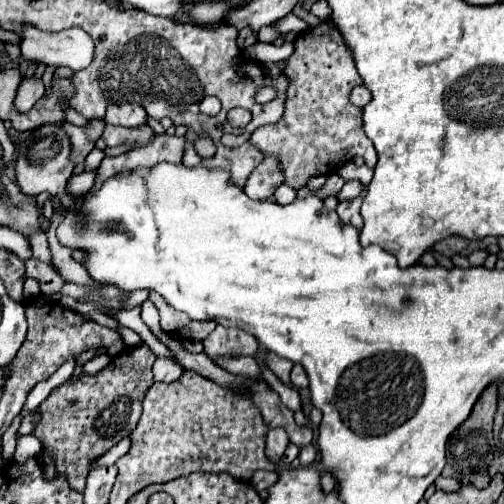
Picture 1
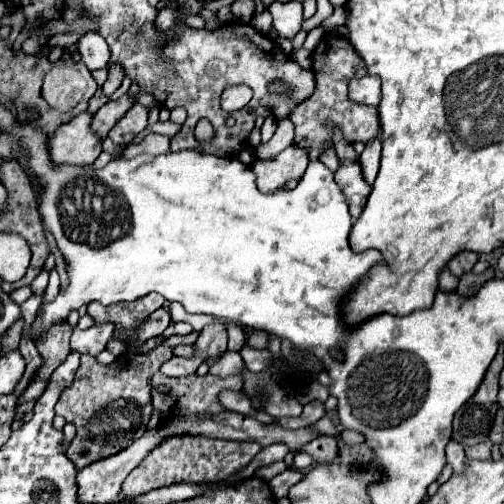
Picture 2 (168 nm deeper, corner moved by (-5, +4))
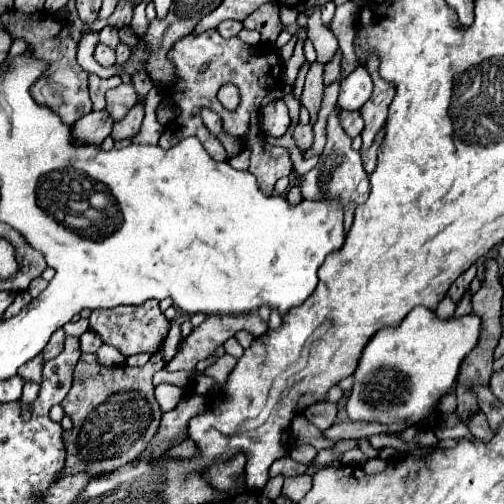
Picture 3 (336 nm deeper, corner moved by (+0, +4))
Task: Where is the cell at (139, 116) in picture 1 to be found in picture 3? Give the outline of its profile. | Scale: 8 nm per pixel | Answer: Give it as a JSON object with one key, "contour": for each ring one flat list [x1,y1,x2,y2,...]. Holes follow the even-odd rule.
{"contour":[[106,26,98,33,98,35,99,41,104,42,104,44,108,45,108,47,113,50,115,50,120,43,118,29,116,27]]}

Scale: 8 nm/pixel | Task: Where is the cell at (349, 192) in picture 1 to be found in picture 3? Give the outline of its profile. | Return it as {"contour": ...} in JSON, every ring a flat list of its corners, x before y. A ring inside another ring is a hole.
{"contour":[[372,58,366,68,372,74,374,80,374,94,372,98,364,104,364,108,360,108,360,114,366,122,364,130,362,130,362,150,368,150,374,144,376,134,382,130,386,118,388,118,388,106,394,98,394,88,392,84,384,82,378,74,376,74,376,58]]}

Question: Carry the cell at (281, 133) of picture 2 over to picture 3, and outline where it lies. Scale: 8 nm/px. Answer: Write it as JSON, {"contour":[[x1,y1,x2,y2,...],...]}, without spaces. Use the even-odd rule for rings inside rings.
{"contour":[[276,100,276,102,270,102,268,106,264,106,260,124,262,124,262,132,280,138,290,126,290,116,288,116,288,108,286,108,284,100]]}

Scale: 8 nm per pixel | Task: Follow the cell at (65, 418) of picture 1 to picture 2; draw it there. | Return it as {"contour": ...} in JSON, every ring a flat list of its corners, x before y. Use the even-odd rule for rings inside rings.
{"contour":[[191,332,187,336,173,334,167,338,167,342,159,348,155,348,149,354,135,354,125,352,117,362,105,366,95,360,95,356,83,354,81,366,75,374,73,384,69,390,63,390,55,412,61,414,67,422,75,424,77,436,71,440,71,446,67,450,69,460,75,464,77,470,117,454,119,450,125,450,135,438,141,438,141,430,147,430,153,404,151,404,151,374,155,374,163,362,167,362,173,356,173,348,179,344,195,344,197,332]]}

